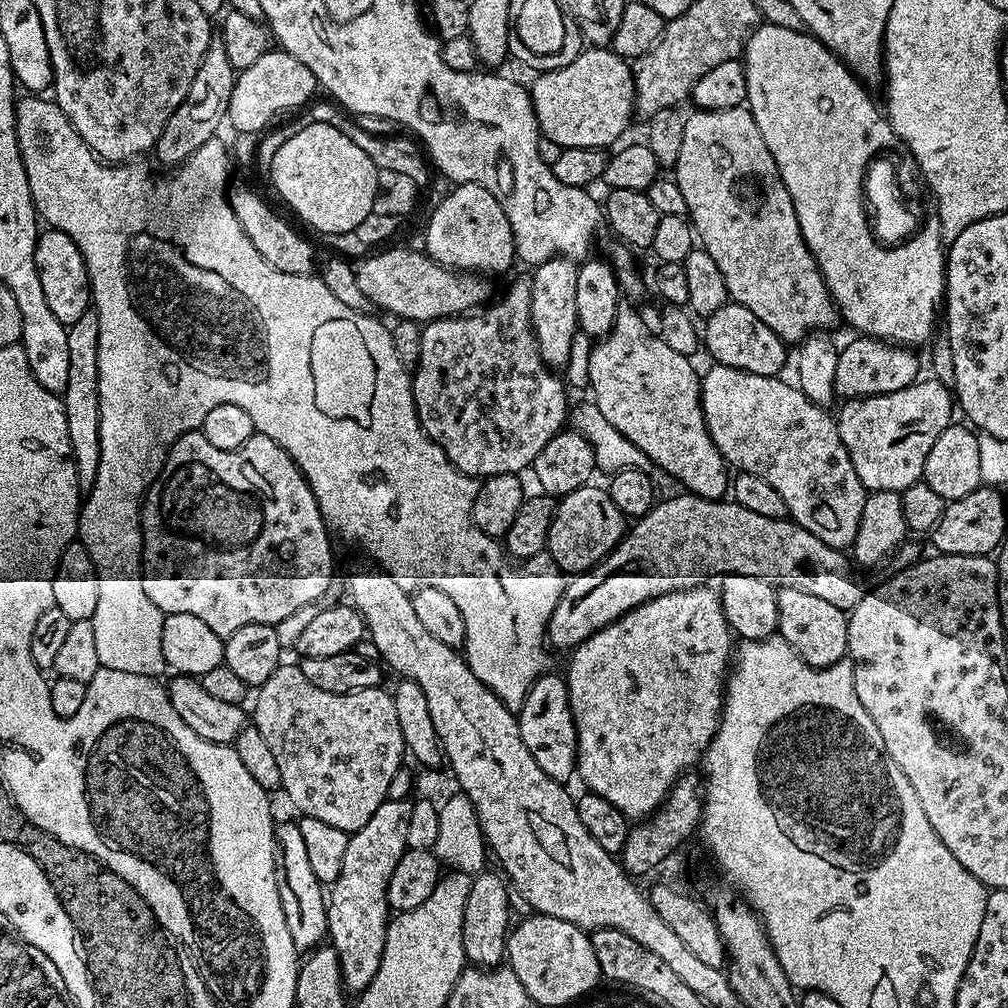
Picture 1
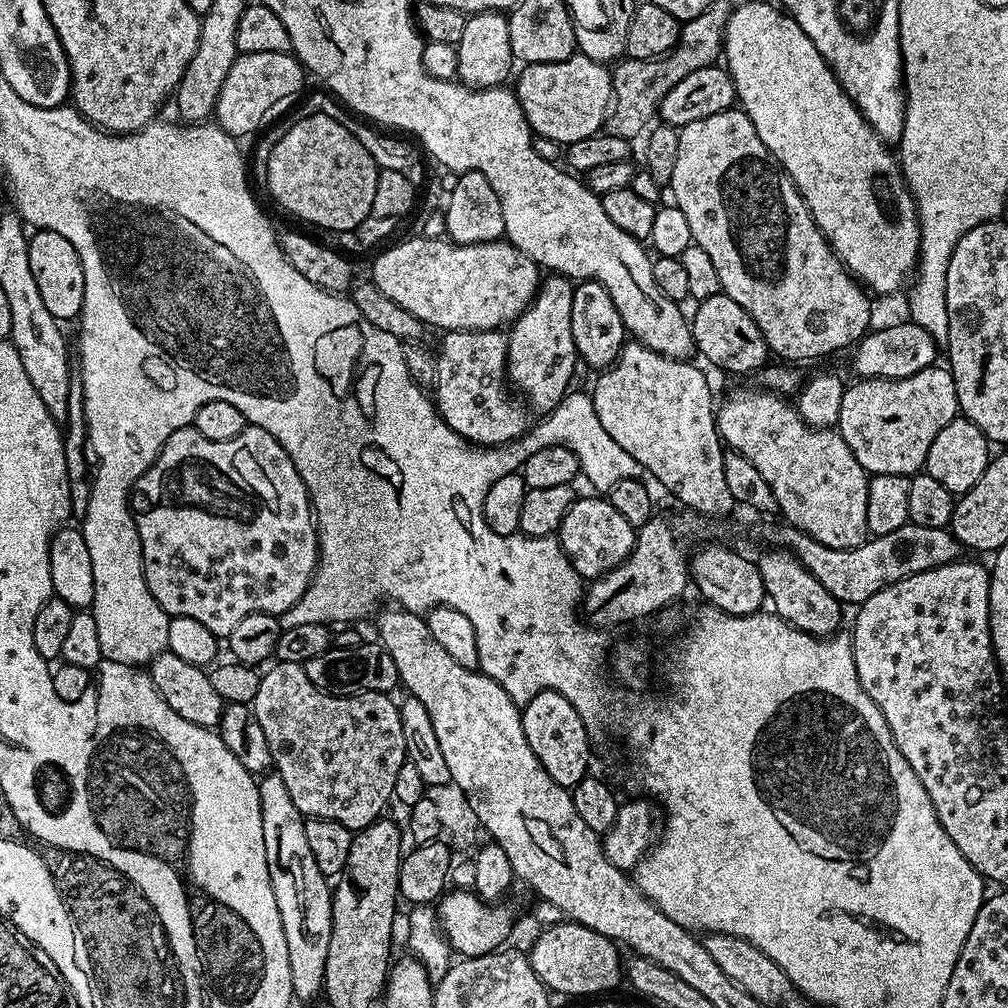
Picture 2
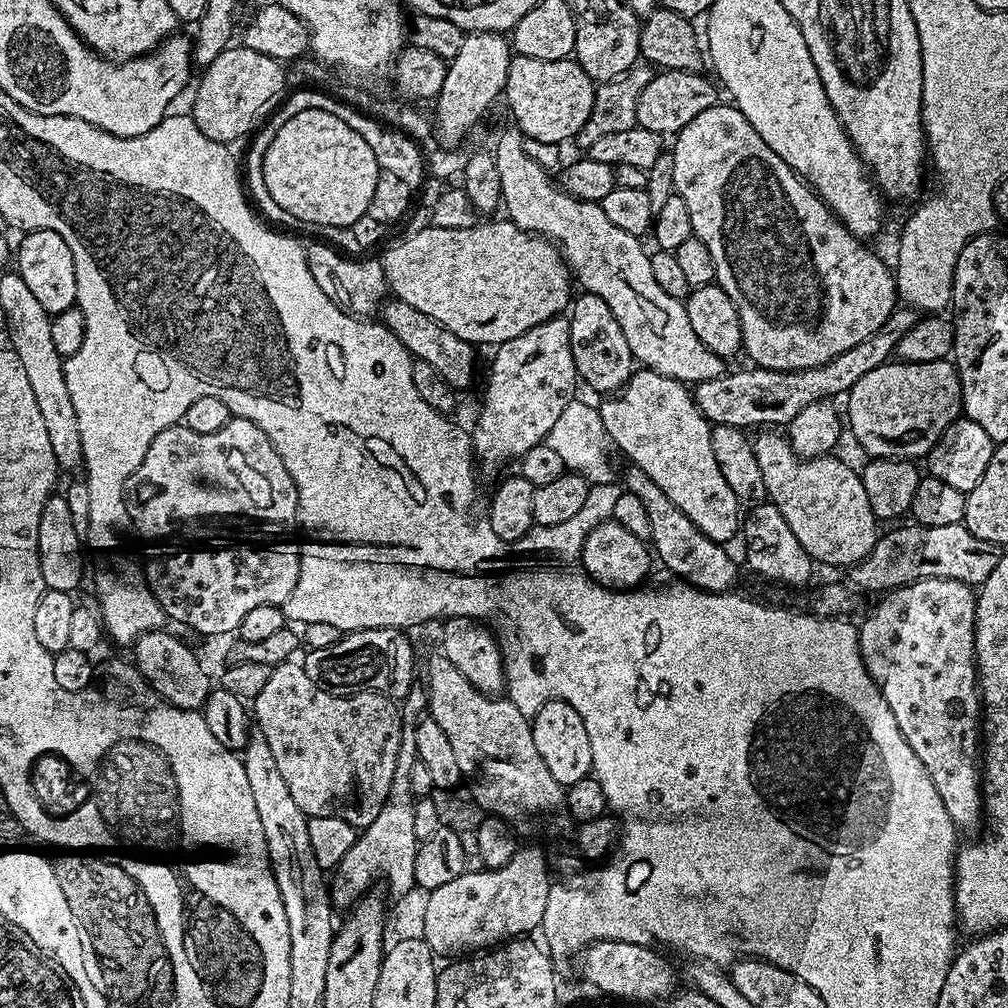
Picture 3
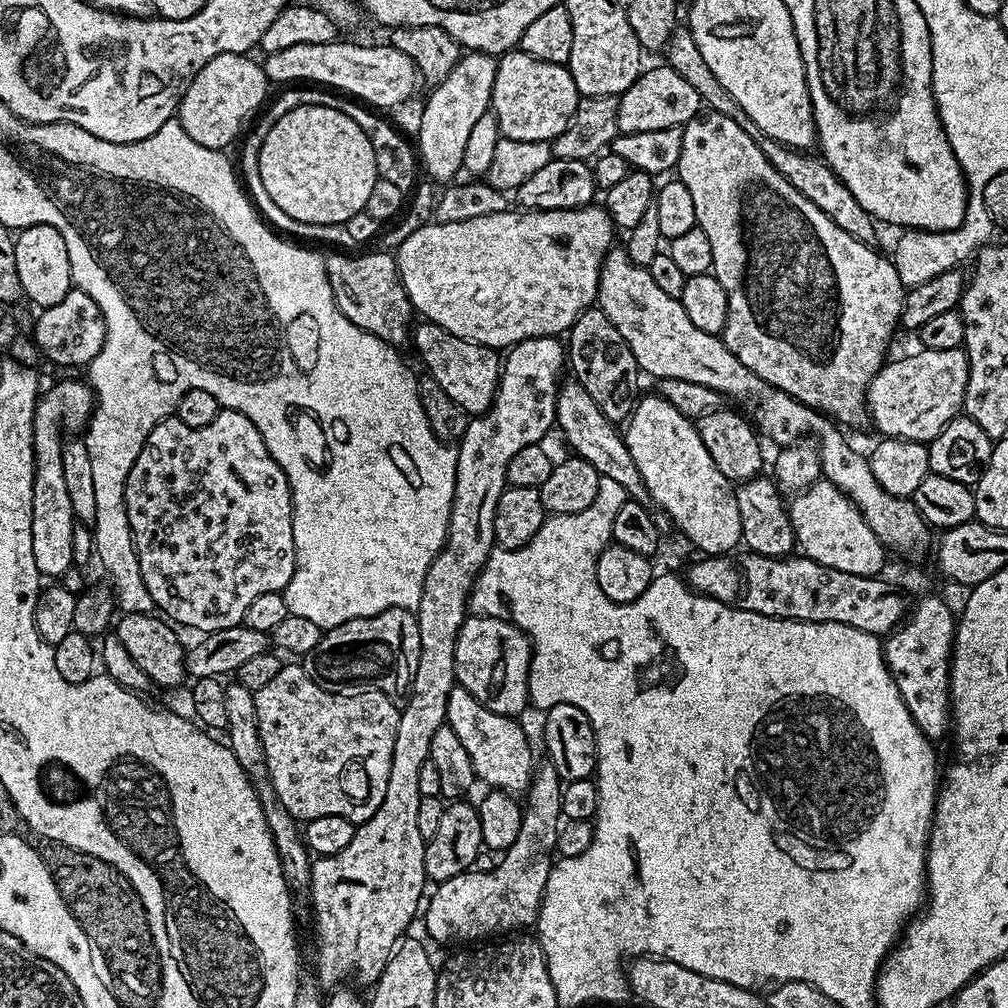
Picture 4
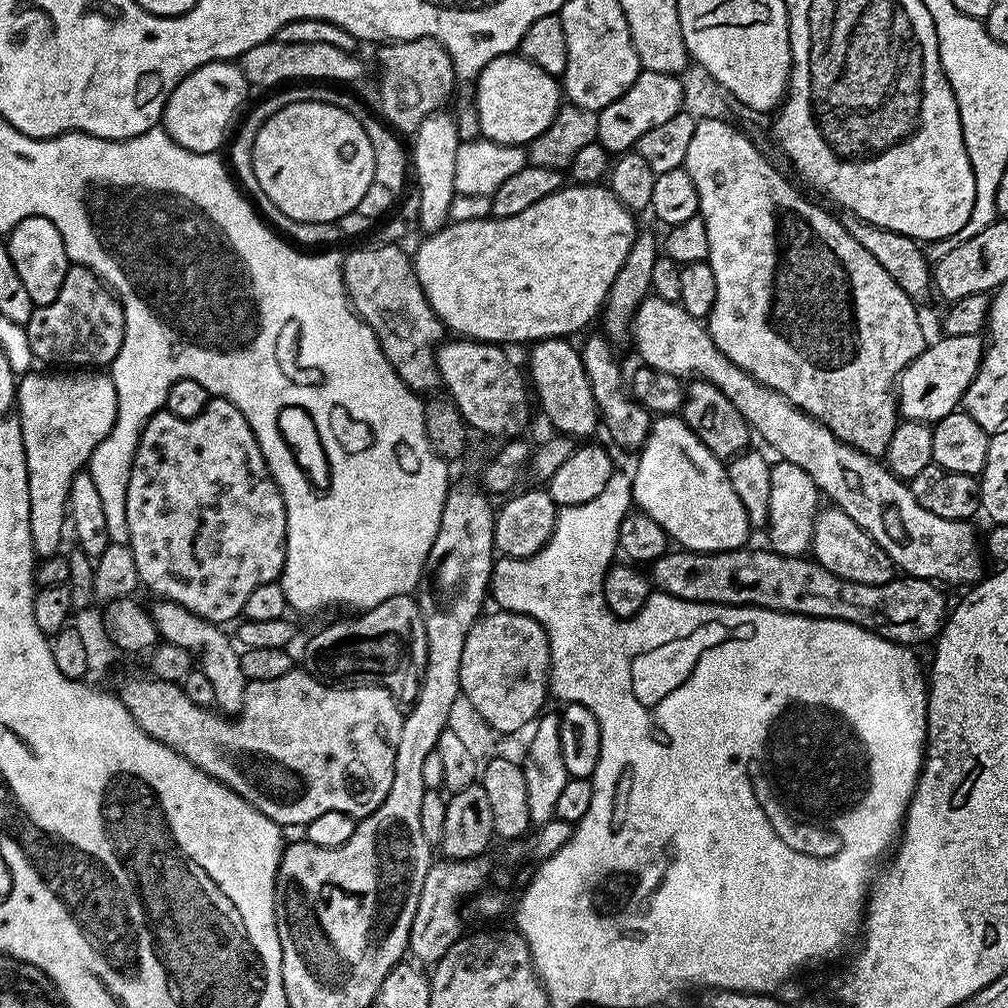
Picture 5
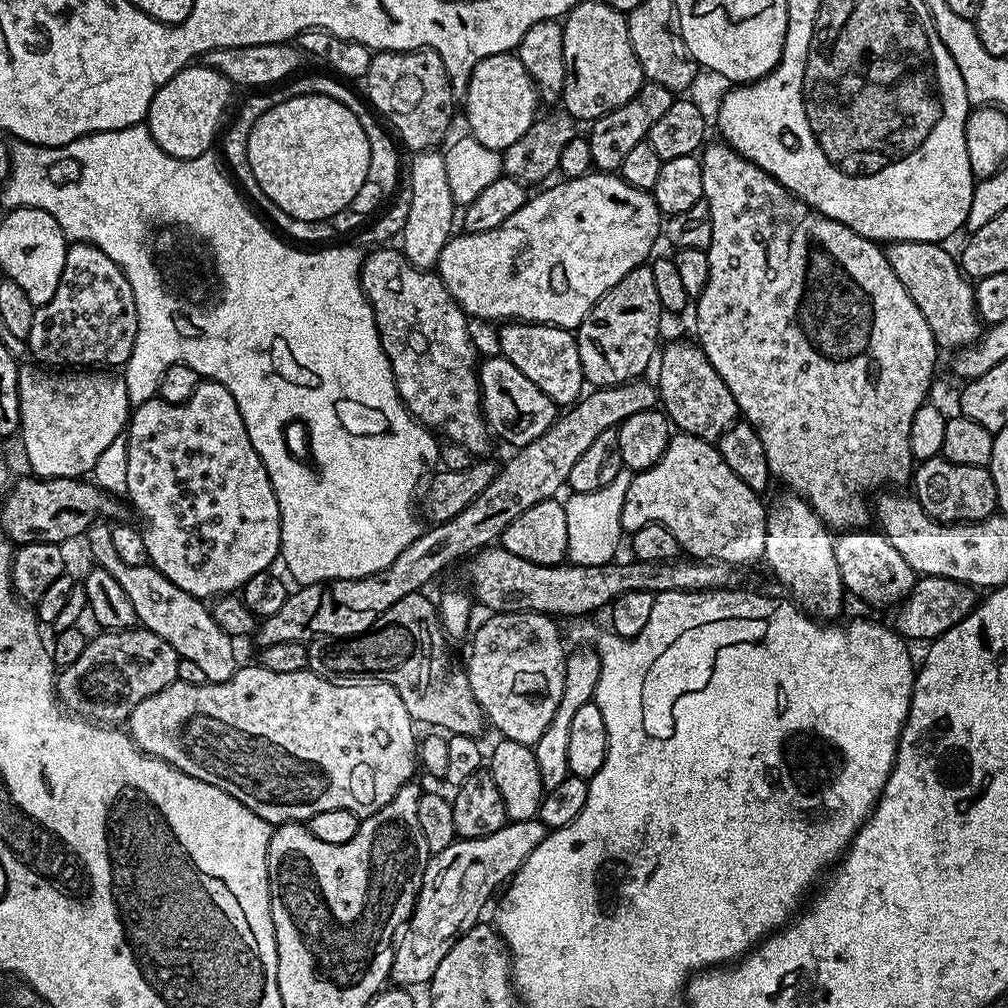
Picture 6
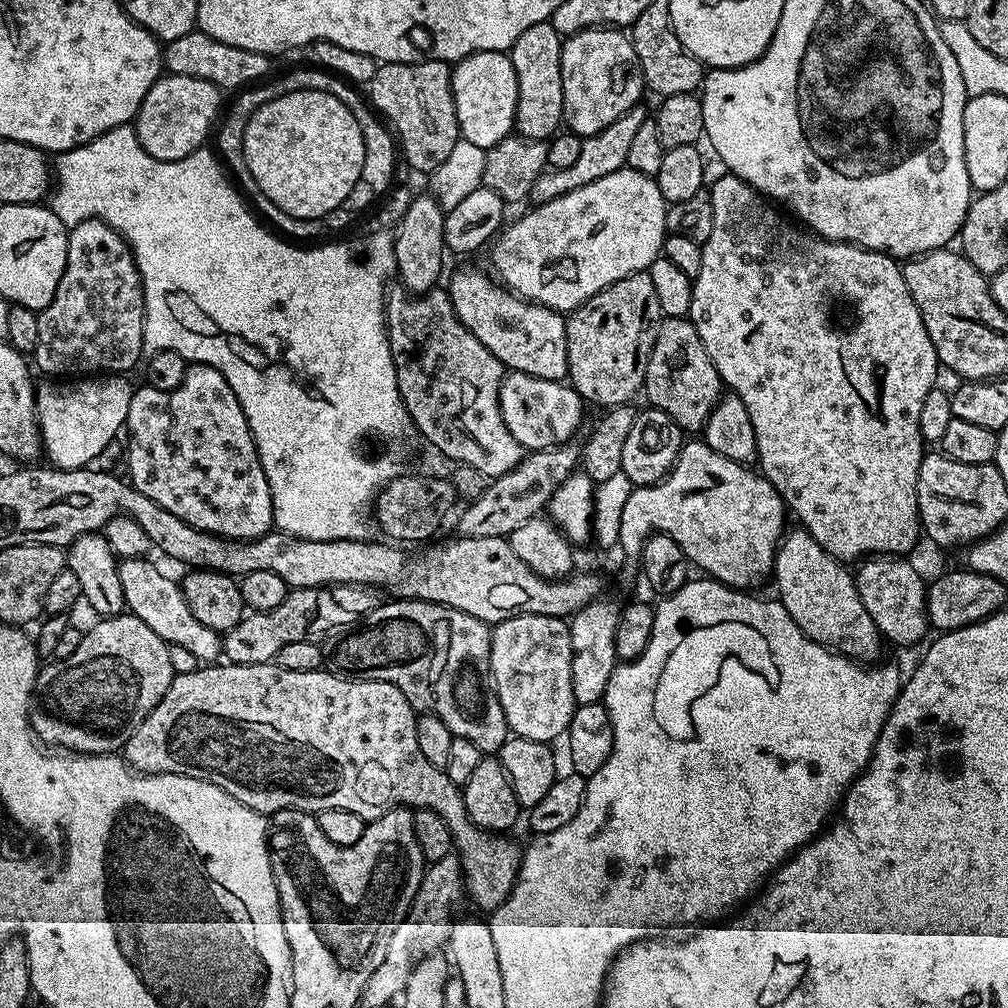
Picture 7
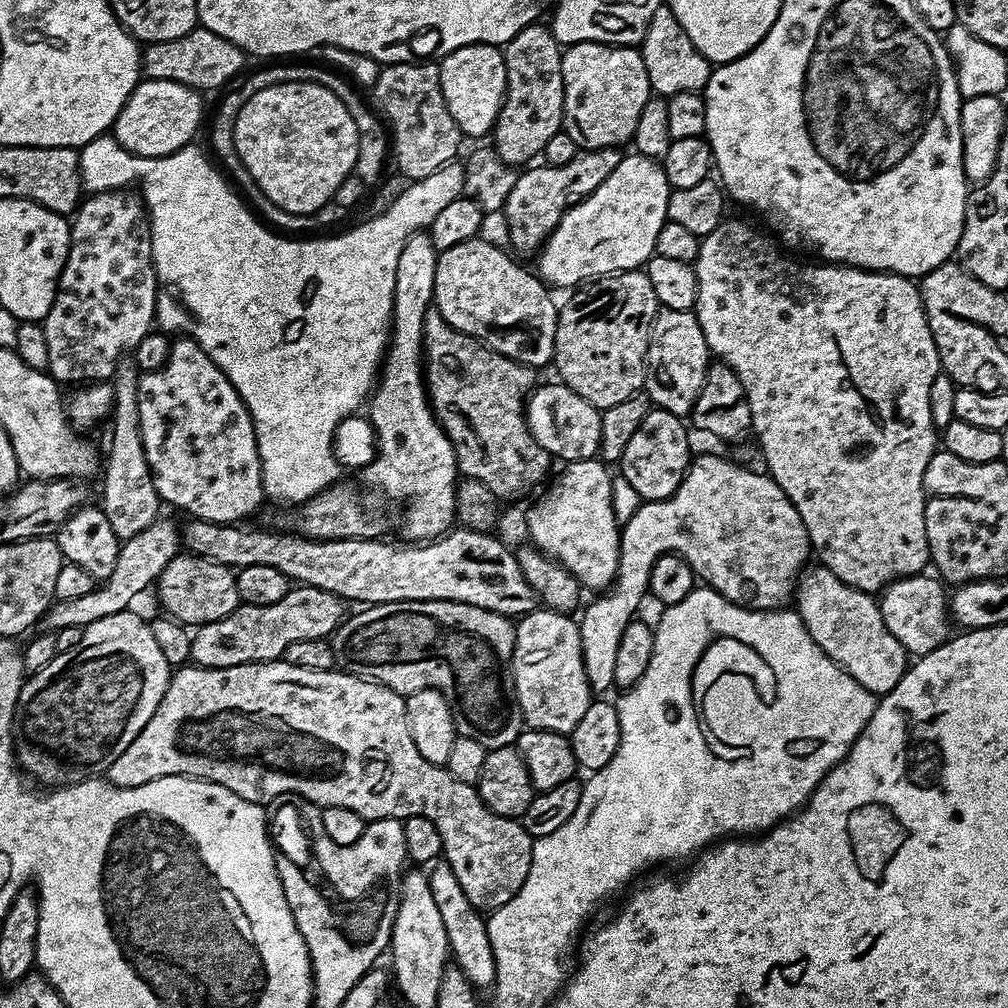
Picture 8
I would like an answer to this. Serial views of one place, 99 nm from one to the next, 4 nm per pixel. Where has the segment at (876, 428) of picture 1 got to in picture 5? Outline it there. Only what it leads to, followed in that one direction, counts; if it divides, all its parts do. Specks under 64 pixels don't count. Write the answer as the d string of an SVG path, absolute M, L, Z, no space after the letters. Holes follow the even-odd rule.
M944 334L940 338L933 345L927 345L924 352L904 368L897 381L897 407L907 420L935 424L946 418L946 414L957 411L974 374L980 368L986 344L979 335L962 334L960 337L952 337Z

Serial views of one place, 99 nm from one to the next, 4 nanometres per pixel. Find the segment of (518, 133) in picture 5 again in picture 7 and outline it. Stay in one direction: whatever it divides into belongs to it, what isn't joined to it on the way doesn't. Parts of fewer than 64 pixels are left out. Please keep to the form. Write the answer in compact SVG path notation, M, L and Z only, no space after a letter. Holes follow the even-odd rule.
M471 52L455 61L451 73L454 110L462 139L487 150L513 135L518 106L518 78L514 78L511 55L508 52Z

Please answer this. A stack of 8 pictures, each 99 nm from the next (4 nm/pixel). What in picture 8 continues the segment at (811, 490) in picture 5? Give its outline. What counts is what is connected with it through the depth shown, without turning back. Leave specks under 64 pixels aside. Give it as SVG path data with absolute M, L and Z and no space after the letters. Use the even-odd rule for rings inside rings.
M823 566L809 567L801 575L794 593L794 608L823 652L854 682L866 686L876 697L882 697L903 678L910 663L910 653L886 630L875 595L858 590Z

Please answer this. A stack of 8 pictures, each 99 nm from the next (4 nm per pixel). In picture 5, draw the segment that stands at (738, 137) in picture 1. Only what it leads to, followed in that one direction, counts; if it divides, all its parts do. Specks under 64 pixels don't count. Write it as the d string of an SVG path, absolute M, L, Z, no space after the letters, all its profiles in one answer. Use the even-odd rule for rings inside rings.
M727 119L721 120L697 120L694 136L690 141L690 146L687 147L685 160L683 162L684 169L690 174L690 178L694 181L694 190L698 190L698 202L700 210L698 215L706 222L706 235L710 238L710 254L707 262L713 268L714 283L717 286L717 296L714 298L713 308L709 310L706 317L706 327L710 338L714 342L714 346L718 350L722 350L722 354L726 354L726 358L730 358L730 362L734 362L734 366L738 366L743 372L755 378L759 384L765 384L767 388L772 388L778 394L782 394L795 408L800 408L808 416L813 416L816 420L821 420L835 436L842 442L852 444L858 450L862 450L868 456L877 458L883 457L885 453L891 449L892 435L896 433L898 423L898 407L897 397L894 395L894 389L897 387L897 381L900 375L903 374L904 368L910 366L919 355L921 355L926 347L924 340L924 328L920 325L920 316L916 313L917 305L913 300L902 290L902 286L898 286L898 282L894 282L894 278L890 278L890 274L886 274L886 270L882 270L882 265L865 250L859 242L854 242L854 238L840 225L839 219L834 215L831 216L828 212L823 212L816 204L811 204L806 197L800 196L800 192L752 145L752 140L748 136L743 136L734 125L730 124Z

